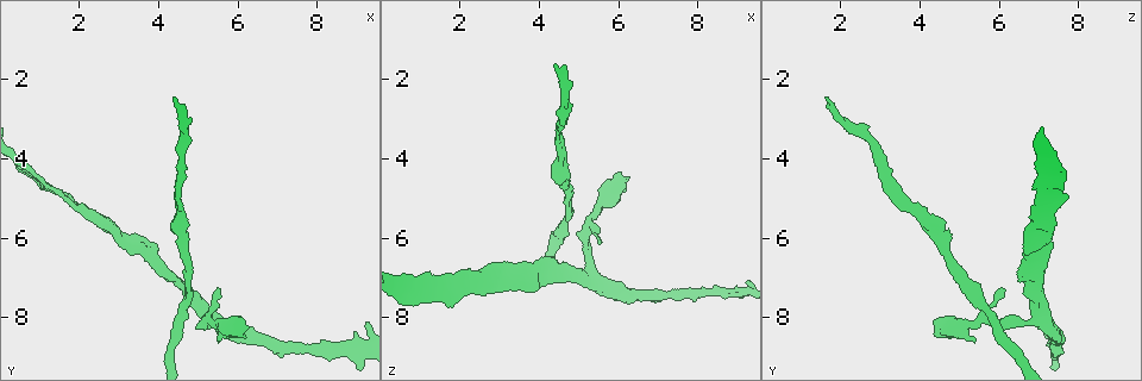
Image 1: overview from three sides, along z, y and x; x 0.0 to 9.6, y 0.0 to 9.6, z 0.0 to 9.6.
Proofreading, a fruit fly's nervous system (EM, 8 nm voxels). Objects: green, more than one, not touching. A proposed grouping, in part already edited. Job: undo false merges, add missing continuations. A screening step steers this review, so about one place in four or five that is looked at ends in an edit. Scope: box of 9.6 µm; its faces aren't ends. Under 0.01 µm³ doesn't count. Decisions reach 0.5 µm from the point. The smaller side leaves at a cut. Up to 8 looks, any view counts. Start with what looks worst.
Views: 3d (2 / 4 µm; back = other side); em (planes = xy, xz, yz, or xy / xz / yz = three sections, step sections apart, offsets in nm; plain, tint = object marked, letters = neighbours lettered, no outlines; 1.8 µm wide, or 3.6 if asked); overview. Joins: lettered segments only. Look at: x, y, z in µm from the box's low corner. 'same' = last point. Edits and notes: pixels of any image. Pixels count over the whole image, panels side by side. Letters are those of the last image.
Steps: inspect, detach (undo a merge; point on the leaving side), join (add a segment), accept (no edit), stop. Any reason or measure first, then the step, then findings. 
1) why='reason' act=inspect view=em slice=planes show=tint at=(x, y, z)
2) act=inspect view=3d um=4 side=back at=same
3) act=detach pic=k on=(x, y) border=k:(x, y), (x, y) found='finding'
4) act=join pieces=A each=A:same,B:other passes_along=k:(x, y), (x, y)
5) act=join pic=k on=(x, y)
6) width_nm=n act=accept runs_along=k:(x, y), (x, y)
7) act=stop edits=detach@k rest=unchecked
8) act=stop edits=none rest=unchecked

why='thin end' act=inspect view=em slice=yz step=4 show=plain at=(4.35, 2.40, 1.65)

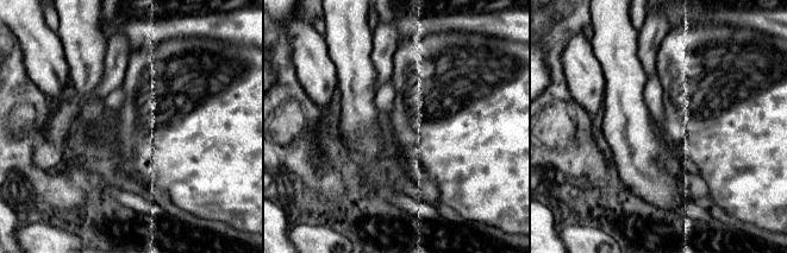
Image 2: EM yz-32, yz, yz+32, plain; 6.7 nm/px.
why='what lies round it' act=inspect view=em slice=yz step=4 show=letters at=same

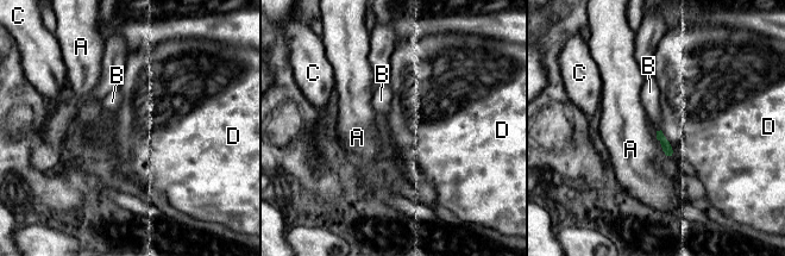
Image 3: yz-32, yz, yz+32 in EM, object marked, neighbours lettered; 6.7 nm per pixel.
act=join pic=3 on=(650, 97) each=A:other,B:same,C:other,D:other passes_along=3:(667, 149), (657, 132), (650, 97) found='it goes on there'

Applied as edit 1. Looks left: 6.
why='a fork' act=inspect view=3d um=4 at=(3.50, 6.20, 6.75)

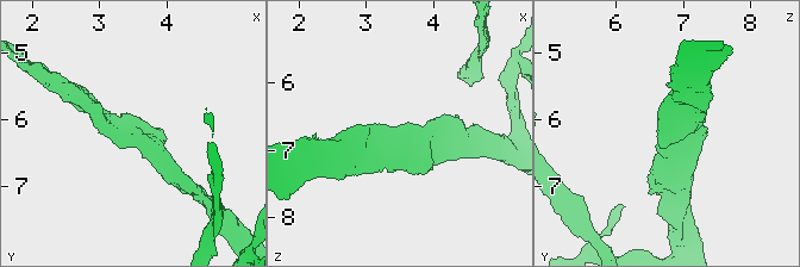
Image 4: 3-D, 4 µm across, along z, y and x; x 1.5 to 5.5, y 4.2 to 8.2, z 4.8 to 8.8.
why='shape alone is not enough' act=inspect view=em slice=planes show=letters at=(3.50, 6.25, 6.80)

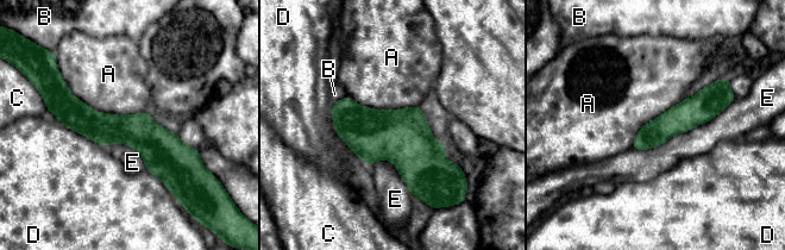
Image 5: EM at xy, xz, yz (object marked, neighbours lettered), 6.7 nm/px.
act=accept each=A:other,B:other,C:other,D:other,E:other border=5:(61, 75), (95, 111), (150, 113) found='continuous, no second cell'

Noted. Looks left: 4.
why='branch stops here' act=inspect view=em slice=planes show=letters at=(1.75, 5.00, 7.70)

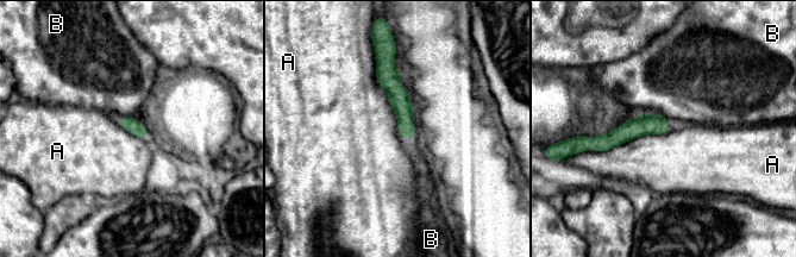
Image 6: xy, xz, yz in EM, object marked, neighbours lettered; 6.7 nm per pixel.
longest_contact=A:650nm act=accept each=A:other,B:other border=6:(374, 54), (376, 81), (411, 140) found='no lettered segment goes on from it'

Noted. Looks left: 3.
act=stop edits=join@3 rest=unchecked

